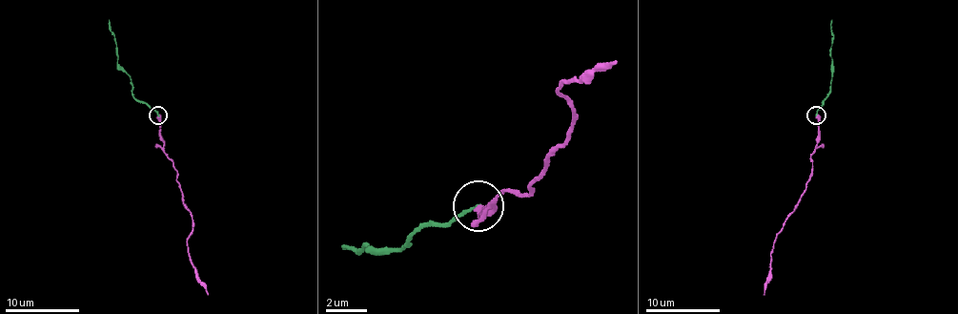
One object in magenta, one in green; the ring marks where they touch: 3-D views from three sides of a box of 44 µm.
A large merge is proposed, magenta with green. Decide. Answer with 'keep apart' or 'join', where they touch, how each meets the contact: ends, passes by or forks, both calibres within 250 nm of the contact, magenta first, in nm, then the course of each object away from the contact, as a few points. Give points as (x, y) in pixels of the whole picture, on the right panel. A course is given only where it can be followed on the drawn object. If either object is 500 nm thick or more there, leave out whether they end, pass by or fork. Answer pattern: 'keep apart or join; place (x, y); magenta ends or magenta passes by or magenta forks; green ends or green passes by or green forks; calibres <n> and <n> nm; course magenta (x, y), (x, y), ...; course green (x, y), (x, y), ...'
join; place (816, 115); magenta ends; green ends; calibres 400 and 160 nm; course magenta (816, 115), (818, 140), (811, 156), (811, 179), (774, 242), (770, 278), (763, 294); course green (816, 115), (829, 93), (831, 20)

